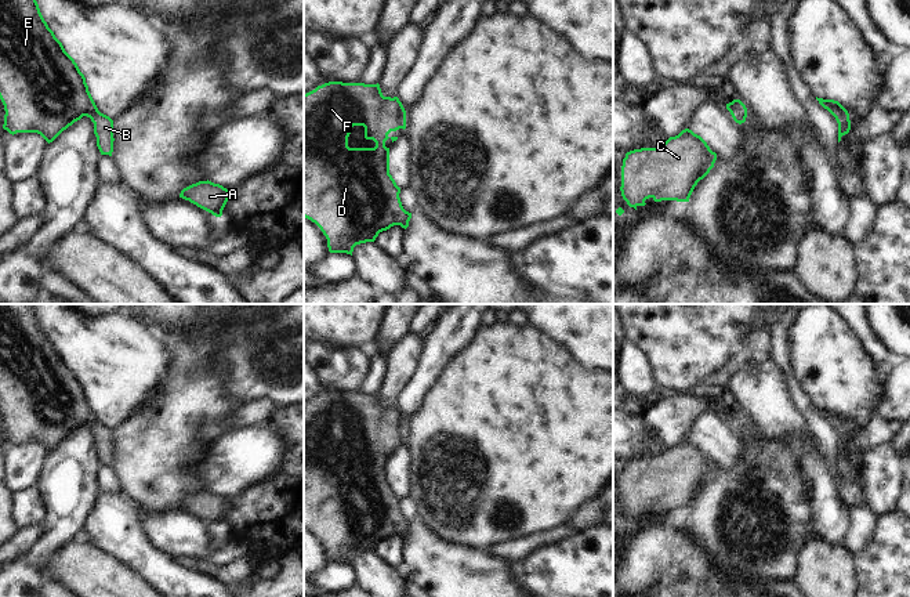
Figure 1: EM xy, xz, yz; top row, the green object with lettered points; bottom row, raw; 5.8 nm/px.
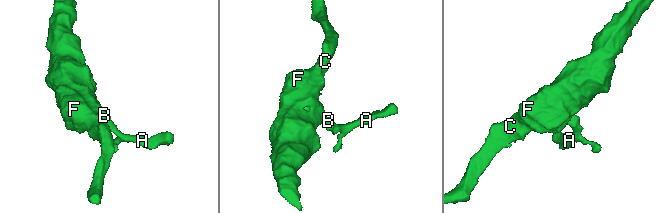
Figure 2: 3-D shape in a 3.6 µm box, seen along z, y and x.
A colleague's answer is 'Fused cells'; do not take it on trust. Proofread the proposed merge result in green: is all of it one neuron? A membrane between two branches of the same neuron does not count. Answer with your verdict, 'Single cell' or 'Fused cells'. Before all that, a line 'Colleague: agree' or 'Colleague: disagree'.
Colleague: disagree
Single cell

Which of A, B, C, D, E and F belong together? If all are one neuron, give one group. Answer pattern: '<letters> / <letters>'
A B C D E F

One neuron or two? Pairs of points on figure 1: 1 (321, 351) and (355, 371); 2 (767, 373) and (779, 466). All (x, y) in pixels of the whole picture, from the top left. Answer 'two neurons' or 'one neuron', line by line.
1: one neuron
2: two neurons

